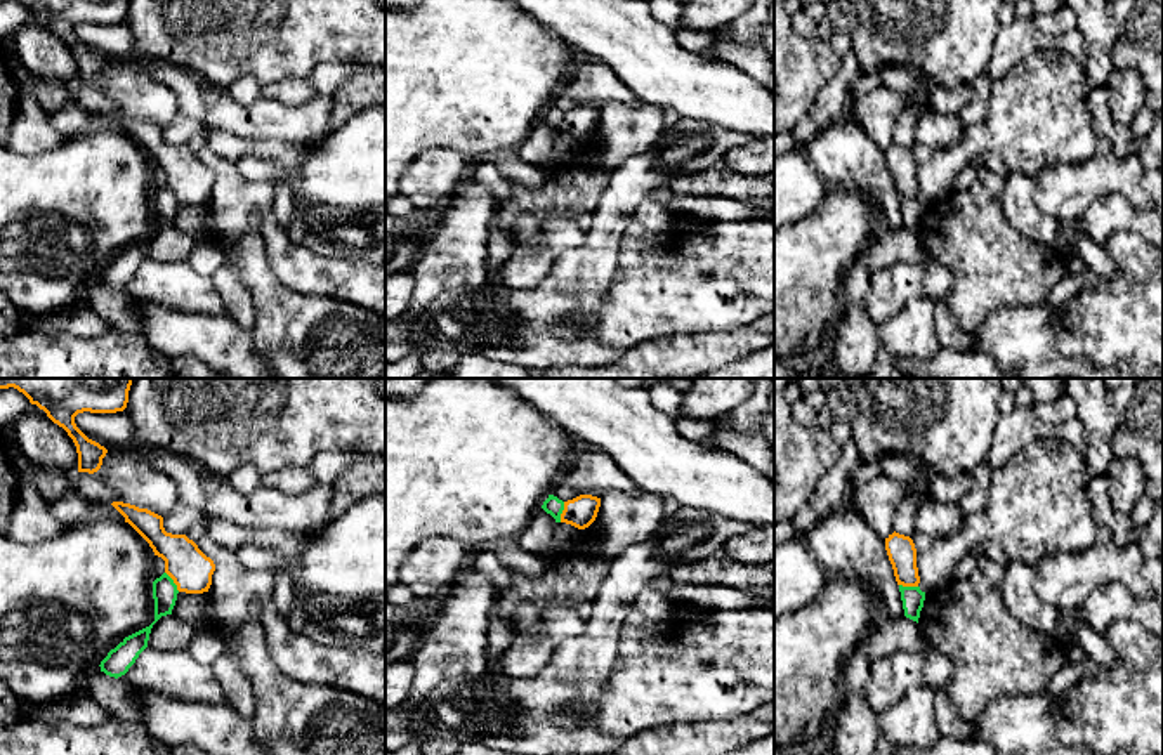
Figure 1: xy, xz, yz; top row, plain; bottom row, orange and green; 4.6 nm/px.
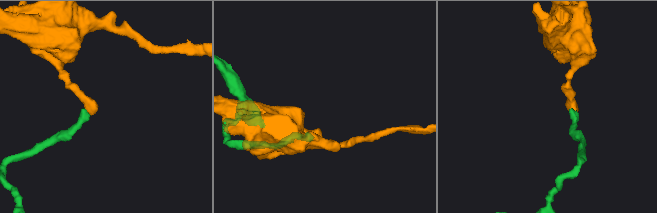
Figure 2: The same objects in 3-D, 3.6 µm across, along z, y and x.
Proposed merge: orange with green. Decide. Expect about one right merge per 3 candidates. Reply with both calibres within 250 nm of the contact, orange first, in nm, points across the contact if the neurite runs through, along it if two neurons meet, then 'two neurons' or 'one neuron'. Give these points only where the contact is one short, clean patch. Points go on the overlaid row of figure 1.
calibres 140 and 90 nm; border xz (565, 502), (559, 521); two neurons

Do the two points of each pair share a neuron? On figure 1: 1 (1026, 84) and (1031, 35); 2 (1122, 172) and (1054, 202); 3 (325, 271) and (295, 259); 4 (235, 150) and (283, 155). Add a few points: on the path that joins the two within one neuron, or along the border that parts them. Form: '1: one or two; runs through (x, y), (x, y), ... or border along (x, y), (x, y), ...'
1: two; border along (1071, 54), (1063, 51), (1031, 51), (997, 78)
2: one; runs through (1104, 174), (1071, 188)
3: one; runs through (318, 271), (308, 271), (302, 266)
4: one; runs through (247, 148), (271, 150)

